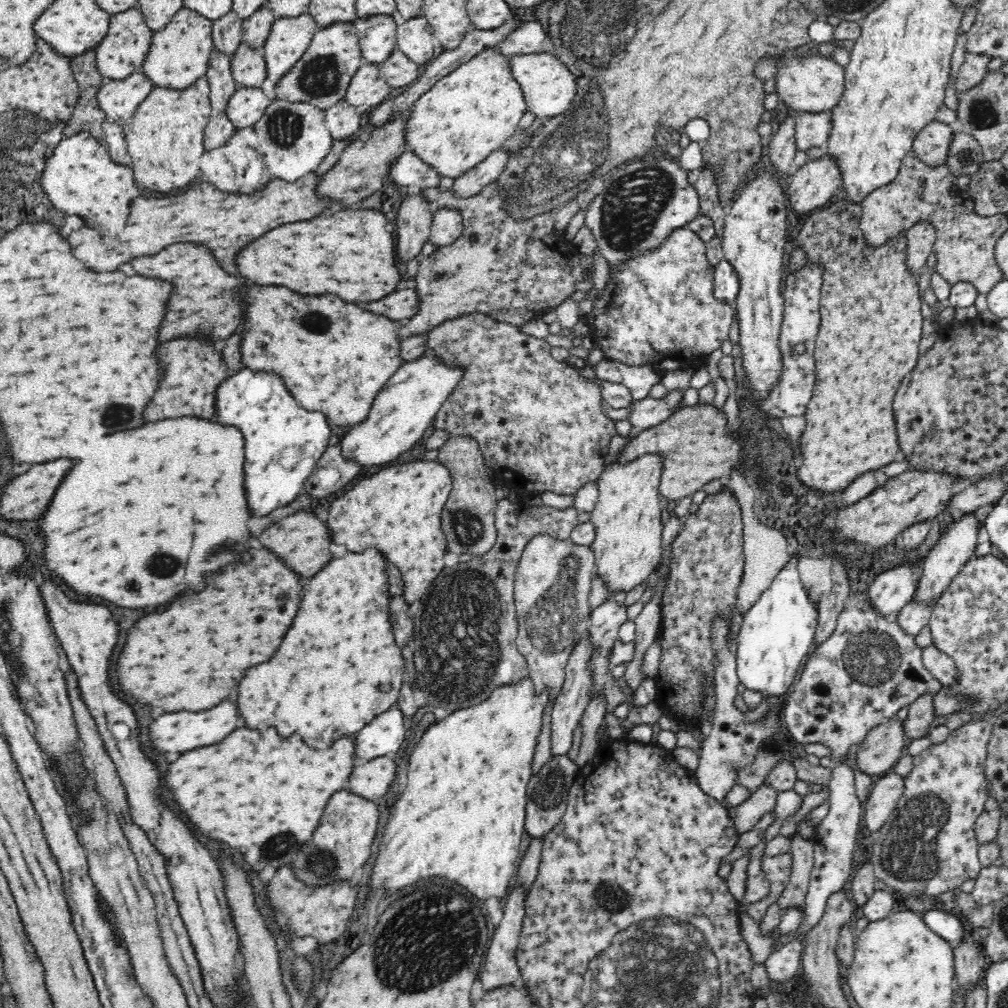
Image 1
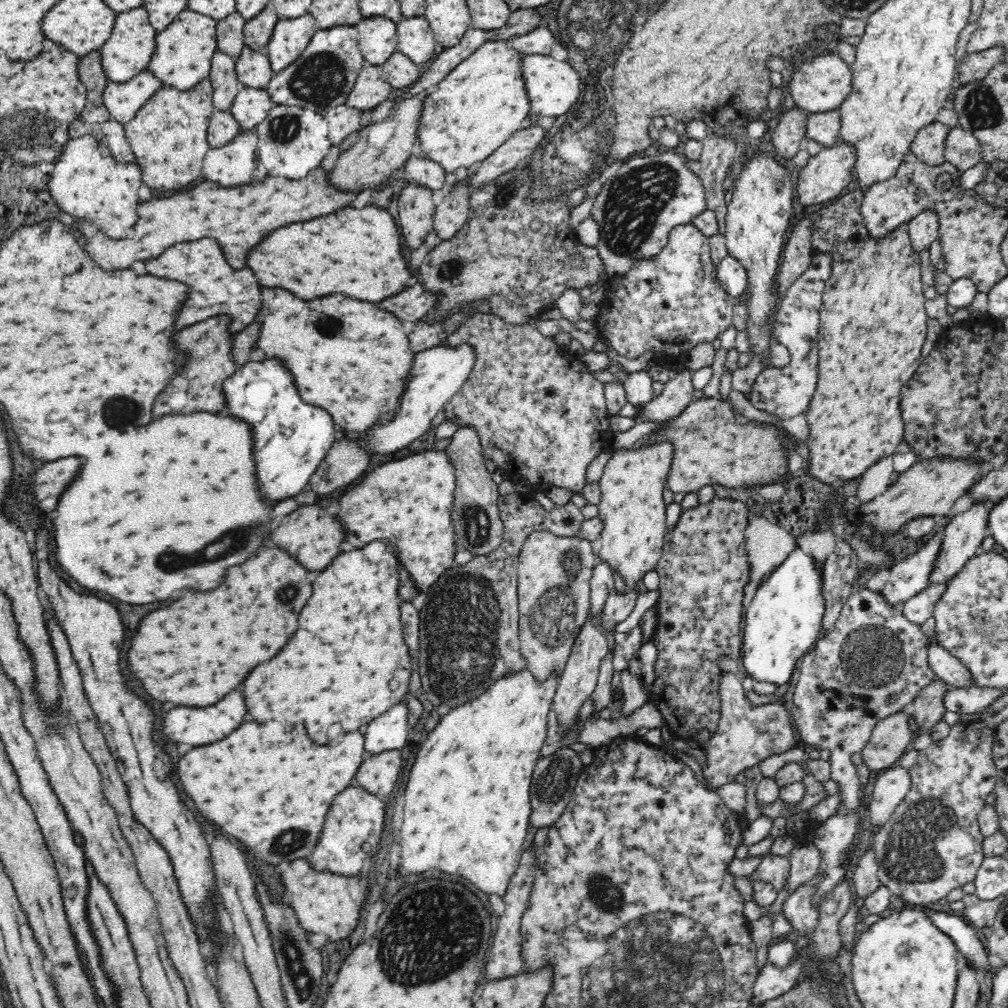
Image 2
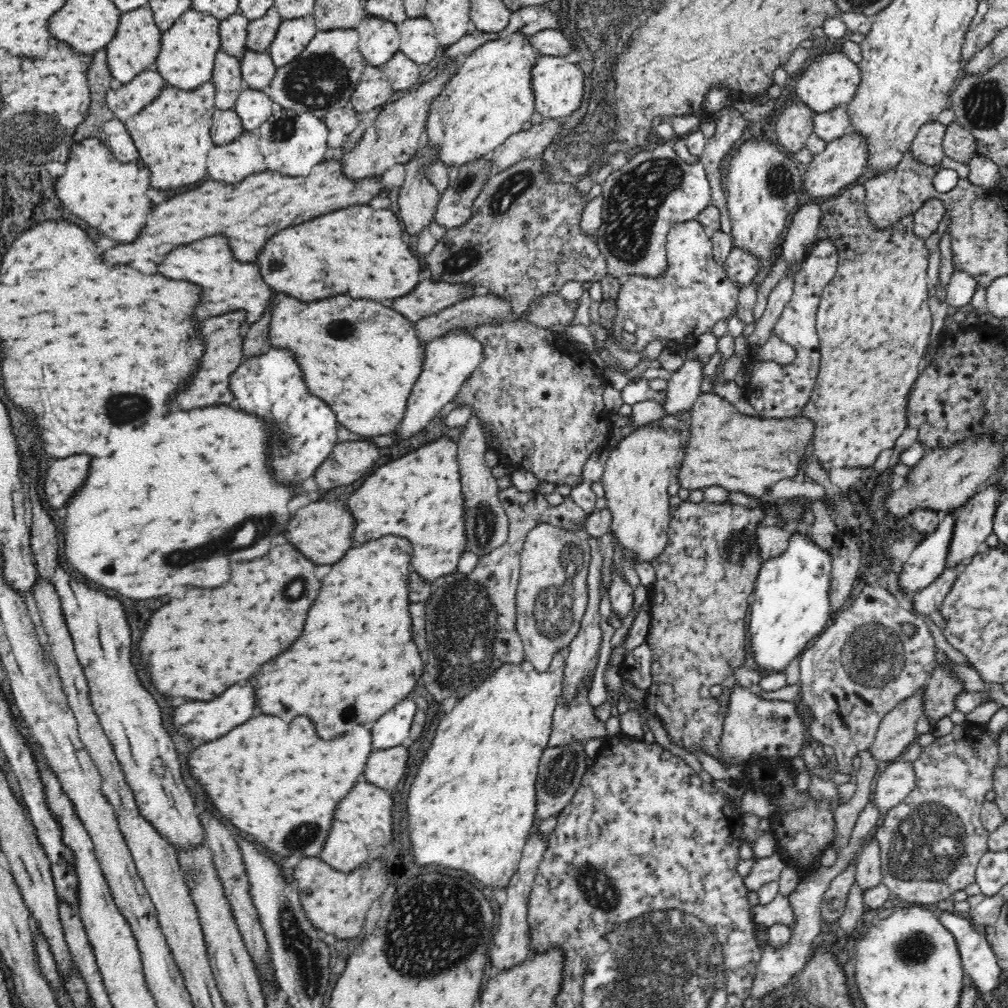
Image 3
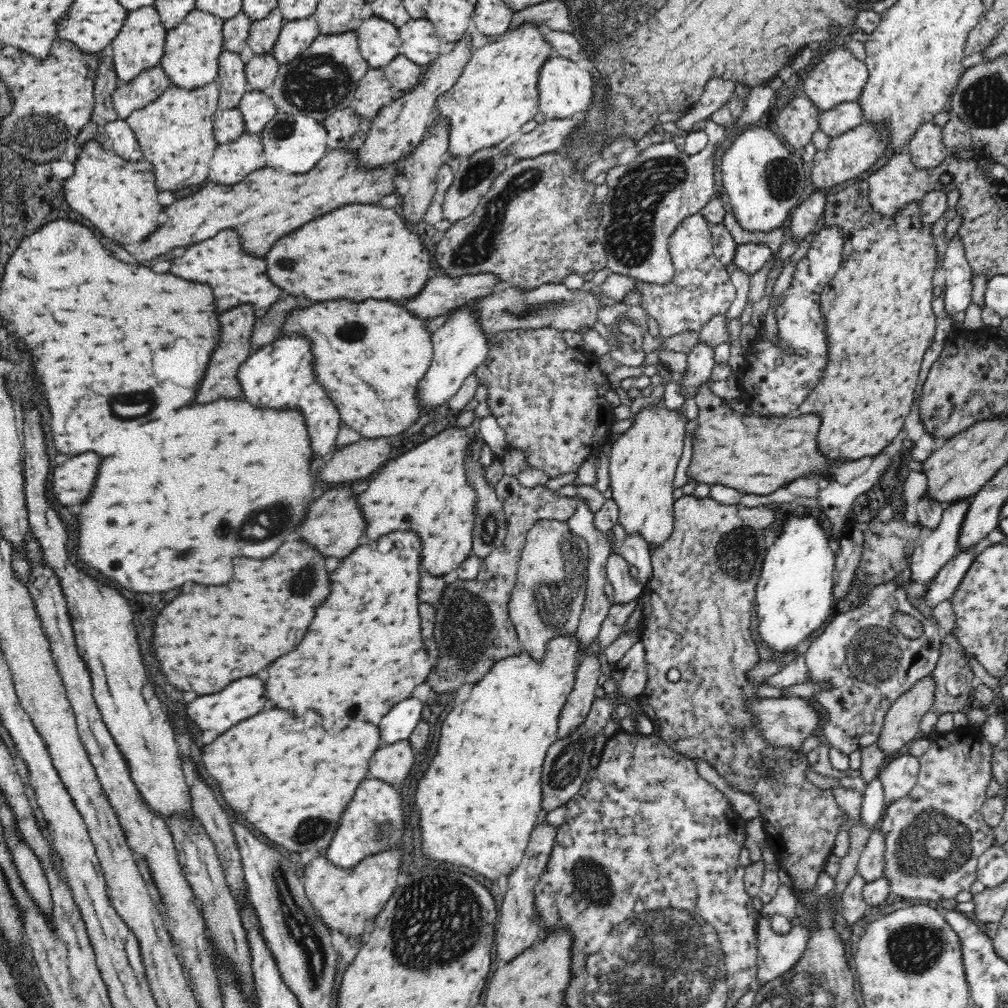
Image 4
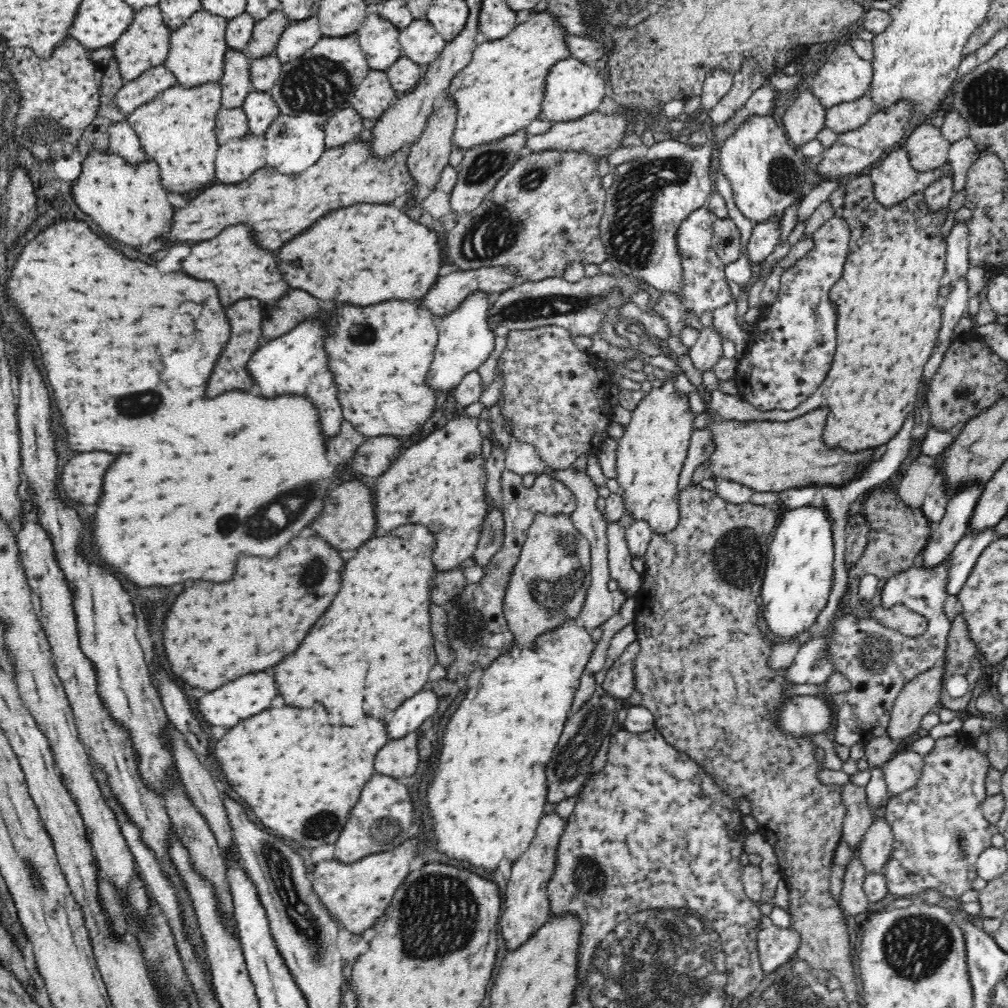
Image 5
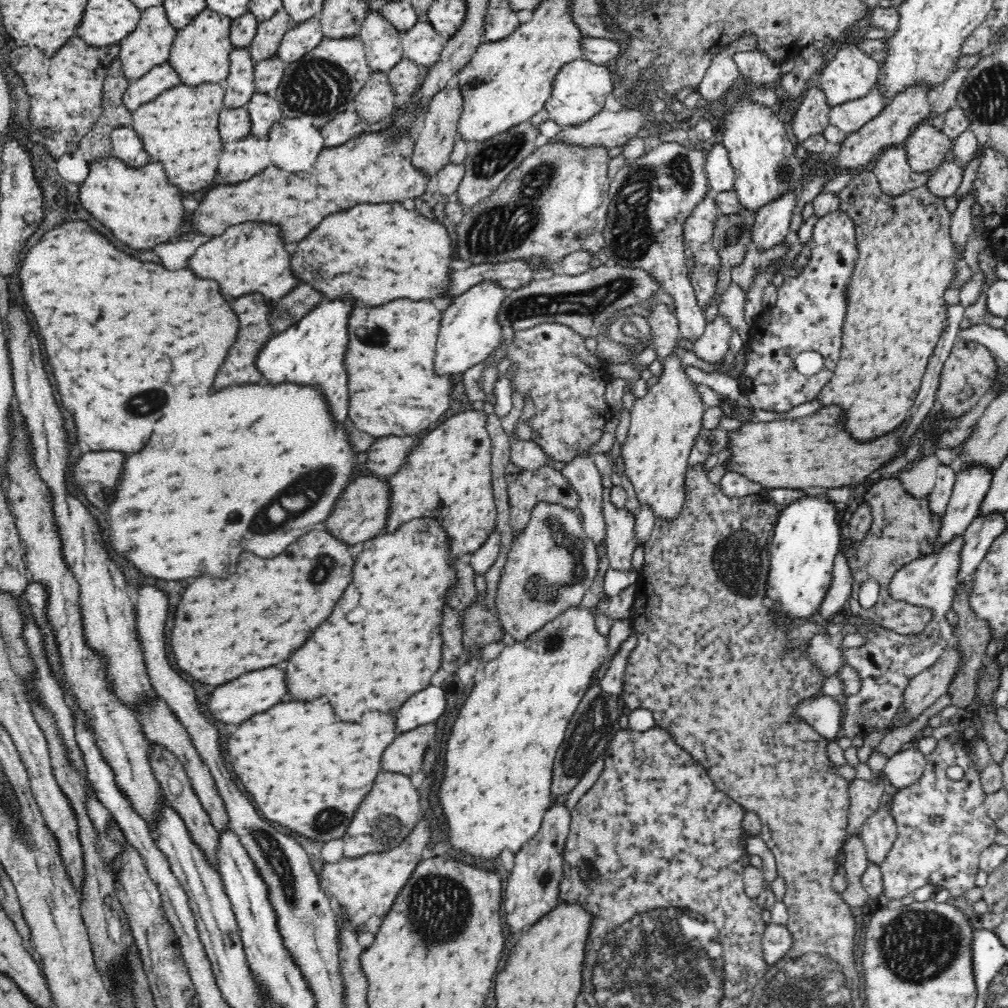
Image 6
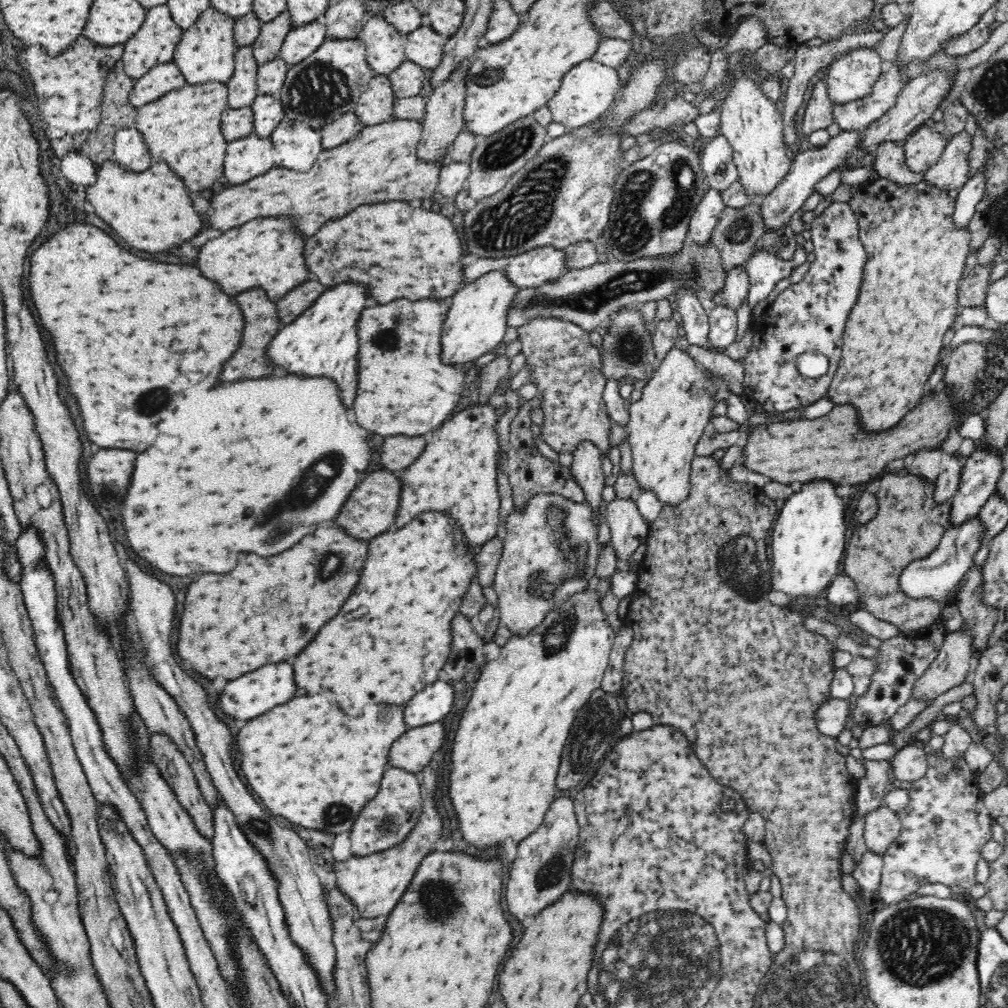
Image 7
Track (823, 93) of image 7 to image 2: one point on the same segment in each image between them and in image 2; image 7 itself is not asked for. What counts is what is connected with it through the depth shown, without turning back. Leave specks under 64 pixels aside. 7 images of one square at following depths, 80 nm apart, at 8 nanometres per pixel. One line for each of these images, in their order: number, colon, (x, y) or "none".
2: (787, 139)
3: (795, 124)
4: (797, 122)
5: (805, 118)
6: (812, 115)

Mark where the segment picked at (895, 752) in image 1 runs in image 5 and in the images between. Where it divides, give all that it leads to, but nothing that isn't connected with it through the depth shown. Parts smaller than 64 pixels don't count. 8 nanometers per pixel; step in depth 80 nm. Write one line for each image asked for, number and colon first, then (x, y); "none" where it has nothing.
2: (890, 738)
3: (897, 730)
4: (900, 726)
5: (919, 696)

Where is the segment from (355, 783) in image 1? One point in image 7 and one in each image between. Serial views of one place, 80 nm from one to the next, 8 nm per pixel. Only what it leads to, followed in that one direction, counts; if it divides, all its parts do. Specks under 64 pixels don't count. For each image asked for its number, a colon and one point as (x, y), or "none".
2: (377, 774)
3: (384, 769)
4: (391, 763)
5: (398, 758)
6: (403, 755)
7: (414, 749)

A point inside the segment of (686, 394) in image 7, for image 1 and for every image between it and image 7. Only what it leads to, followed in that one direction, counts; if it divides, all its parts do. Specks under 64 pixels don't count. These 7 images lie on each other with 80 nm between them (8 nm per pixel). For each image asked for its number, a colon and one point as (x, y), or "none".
1: (628, 532)
2: (631, 510)
3: (636, 476)
4: (641, 465)
5: (650, 454)
6: (665, 422)

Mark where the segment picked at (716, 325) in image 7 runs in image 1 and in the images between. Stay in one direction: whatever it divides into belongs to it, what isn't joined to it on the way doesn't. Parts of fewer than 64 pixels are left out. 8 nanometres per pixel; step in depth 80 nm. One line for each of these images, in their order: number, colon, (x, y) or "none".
1: (643, 414)
2: (677, 393)
3: (683, 387)
4: (700, 360)
5: (707, 350)
6: (711, 346)

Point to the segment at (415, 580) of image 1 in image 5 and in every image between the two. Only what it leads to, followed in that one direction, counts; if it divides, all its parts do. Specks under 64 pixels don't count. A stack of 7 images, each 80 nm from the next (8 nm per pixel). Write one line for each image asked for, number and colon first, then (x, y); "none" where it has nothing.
2: (406, 504)
3: (418, 498)
4: (424, 491)
5: (438, 483)

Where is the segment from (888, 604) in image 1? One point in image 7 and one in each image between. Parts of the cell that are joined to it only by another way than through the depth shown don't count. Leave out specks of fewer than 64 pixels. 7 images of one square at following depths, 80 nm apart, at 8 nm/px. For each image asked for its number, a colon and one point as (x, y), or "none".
2: (908, 577)
3: (927, 562)
4: (941, 546)
5: (954, 525)
6: (971, 484)
7: (980, 471)

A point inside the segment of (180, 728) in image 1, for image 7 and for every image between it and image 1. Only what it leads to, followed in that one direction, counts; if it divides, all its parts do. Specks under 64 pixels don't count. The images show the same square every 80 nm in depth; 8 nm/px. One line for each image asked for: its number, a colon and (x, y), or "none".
2: (196, 726)
3: (205, 721)
4: (245, 697)
5: (252, 693)
6: (235, 702)
7: (251, 695)

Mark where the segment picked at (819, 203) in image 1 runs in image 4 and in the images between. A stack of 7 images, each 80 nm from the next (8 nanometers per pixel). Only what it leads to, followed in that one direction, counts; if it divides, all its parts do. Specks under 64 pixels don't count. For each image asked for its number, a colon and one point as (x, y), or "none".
2: (827, 175)
3: (841, 163)
4: (848, 155)

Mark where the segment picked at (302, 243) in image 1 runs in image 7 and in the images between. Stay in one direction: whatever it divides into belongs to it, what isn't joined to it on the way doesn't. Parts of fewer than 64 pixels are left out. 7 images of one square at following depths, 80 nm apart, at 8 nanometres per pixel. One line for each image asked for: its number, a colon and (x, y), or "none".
2: (355, 252)
3: (324, 257)
4: (362, 251)
5: (367, 253)
6: (374, 254)
7: (396, 251)

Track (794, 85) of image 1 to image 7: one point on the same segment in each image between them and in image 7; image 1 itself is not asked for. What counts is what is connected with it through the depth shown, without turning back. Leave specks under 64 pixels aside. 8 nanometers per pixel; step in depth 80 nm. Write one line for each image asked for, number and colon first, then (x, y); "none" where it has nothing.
2: (820, 85)
3: (830, 81)
4: (837, 78)
5: (844, 77)
6: (850, 75)
7: (852, 75)

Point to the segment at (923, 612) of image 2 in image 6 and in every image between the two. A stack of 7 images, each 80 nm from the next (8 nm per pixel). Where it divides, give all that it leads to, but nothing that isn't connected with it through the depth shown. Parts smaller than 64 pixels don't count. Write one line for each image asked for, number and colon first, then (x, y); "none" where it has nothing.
3: (930, 599)
4: (942, 588)
5: (961, 563)
6: (977, 539)

